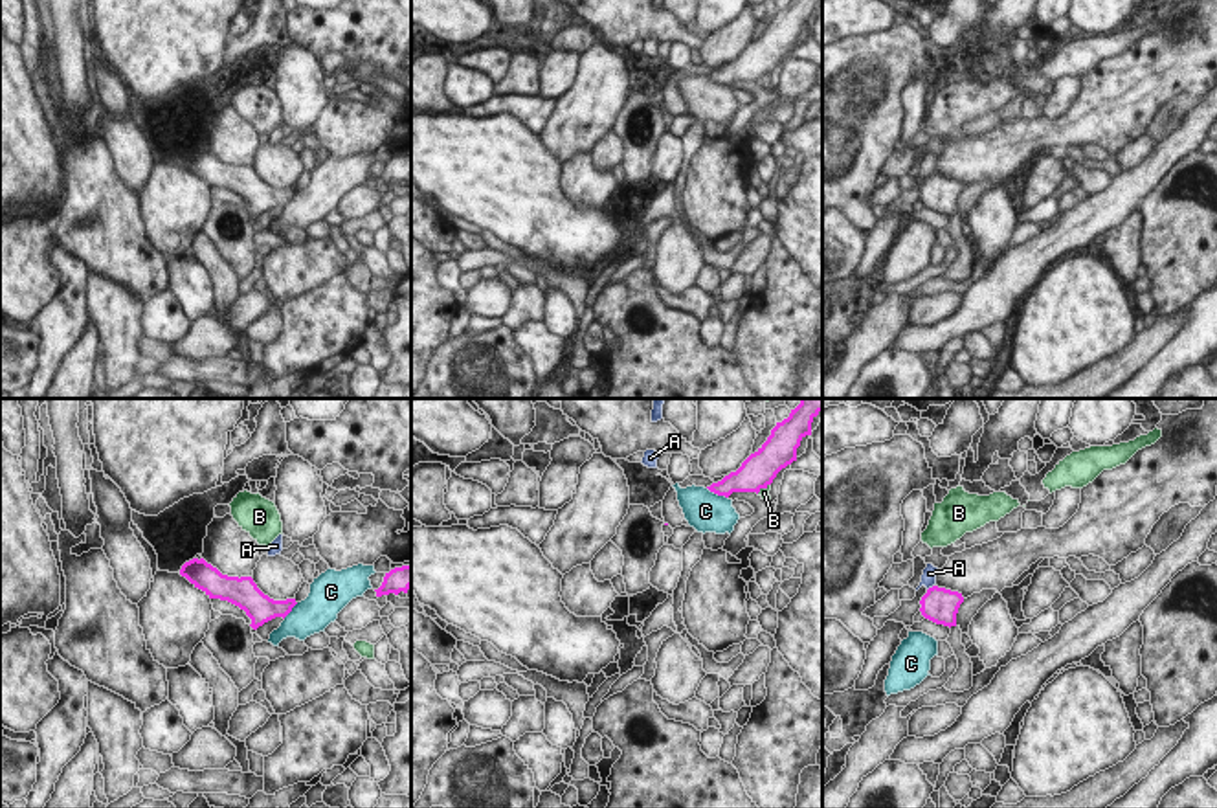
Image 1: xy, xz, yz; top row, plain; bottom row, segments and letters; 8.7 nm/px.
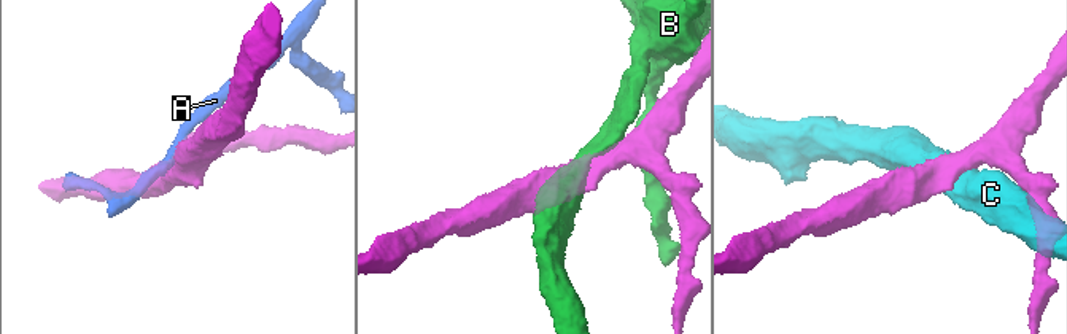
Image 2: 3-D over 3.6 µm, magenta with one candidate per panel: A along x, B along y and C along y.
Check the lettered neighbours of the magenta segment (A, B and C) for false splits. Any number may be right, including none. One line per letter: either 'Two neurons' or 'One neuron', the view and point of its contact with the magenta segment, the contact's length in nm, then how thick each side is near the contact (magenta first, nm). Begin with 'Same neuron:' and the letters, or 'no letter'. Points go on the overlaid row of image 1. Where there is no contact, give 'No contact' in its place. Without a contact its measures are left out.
Same neuron: no letter
A: Two neurons. Touches magenta at yz (929, 588). Shared border 80 nm. Thickness 320 nm (magenta) against 130 nm
B: Two neurons. Touches magenta at xz (762, 487). Shared border 150 nm. Thickness 300 nm (magenta) against 90 nm
C: Two neurons. Touches magenta at xz (718, 494). Shared border 220 nm. Thickness 200 nm (magenta) against 360 nm

